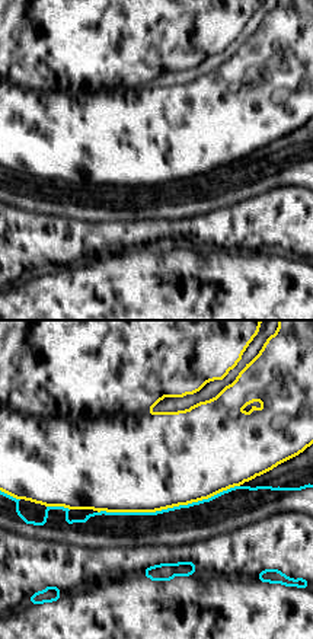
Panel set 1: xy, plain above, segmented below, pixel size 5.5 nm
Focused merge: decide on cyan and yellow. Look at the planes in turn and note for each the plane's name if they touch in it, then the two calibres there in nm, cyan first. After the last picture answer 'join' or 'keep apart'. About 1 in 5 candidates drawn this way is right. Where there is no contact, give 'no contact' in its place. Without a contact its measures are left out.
contact in xy; calibres 380 and 500 nm

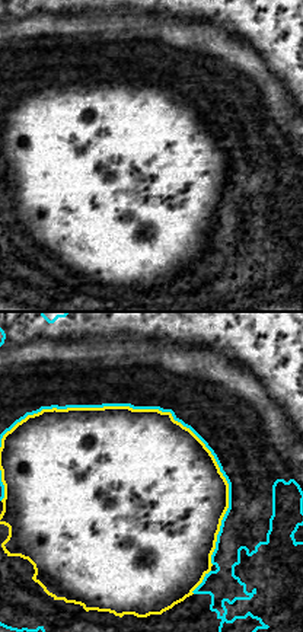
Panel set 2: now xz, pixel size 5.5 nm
contact in xz; calibres 500 and 480 nm

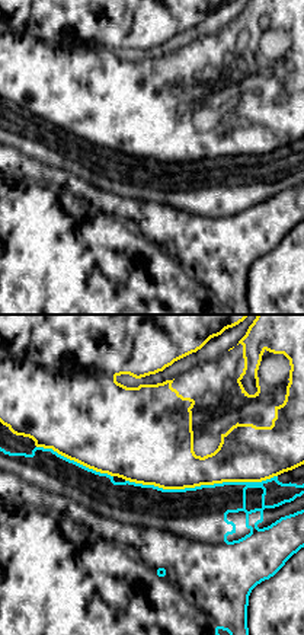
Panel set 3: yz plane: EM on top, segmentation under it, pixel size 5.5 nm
contact in yz; calibres 440 and 320 nm

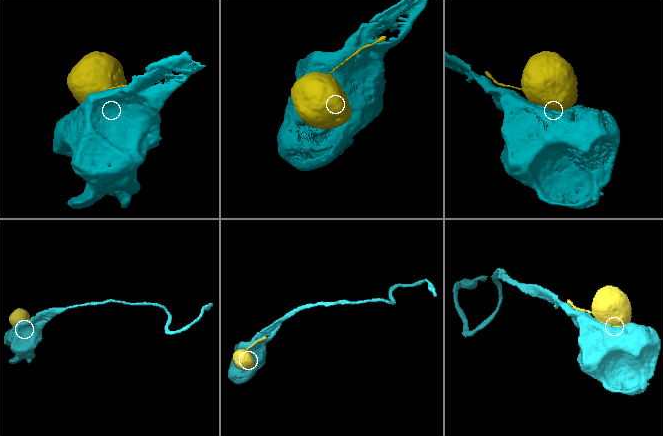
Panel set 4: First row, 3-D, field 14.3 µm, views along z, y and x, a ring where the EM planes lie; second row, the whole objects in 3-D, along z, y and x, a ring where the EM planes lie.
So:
keep apart

